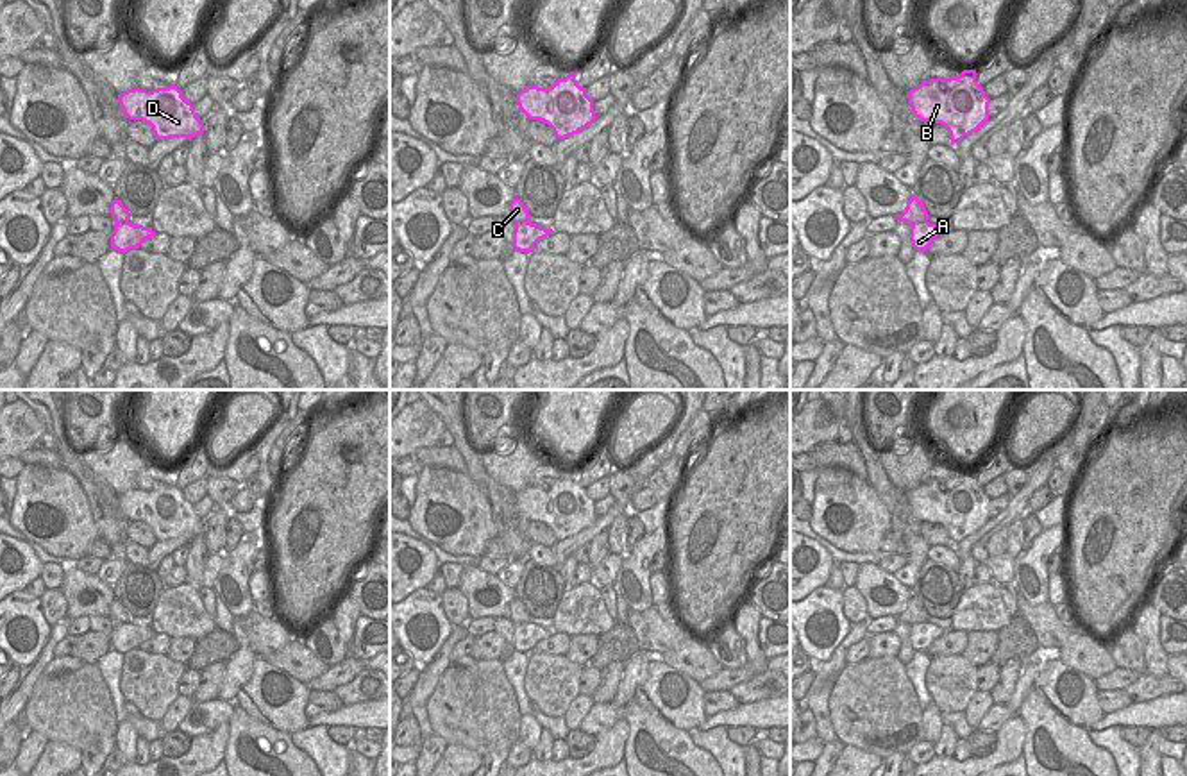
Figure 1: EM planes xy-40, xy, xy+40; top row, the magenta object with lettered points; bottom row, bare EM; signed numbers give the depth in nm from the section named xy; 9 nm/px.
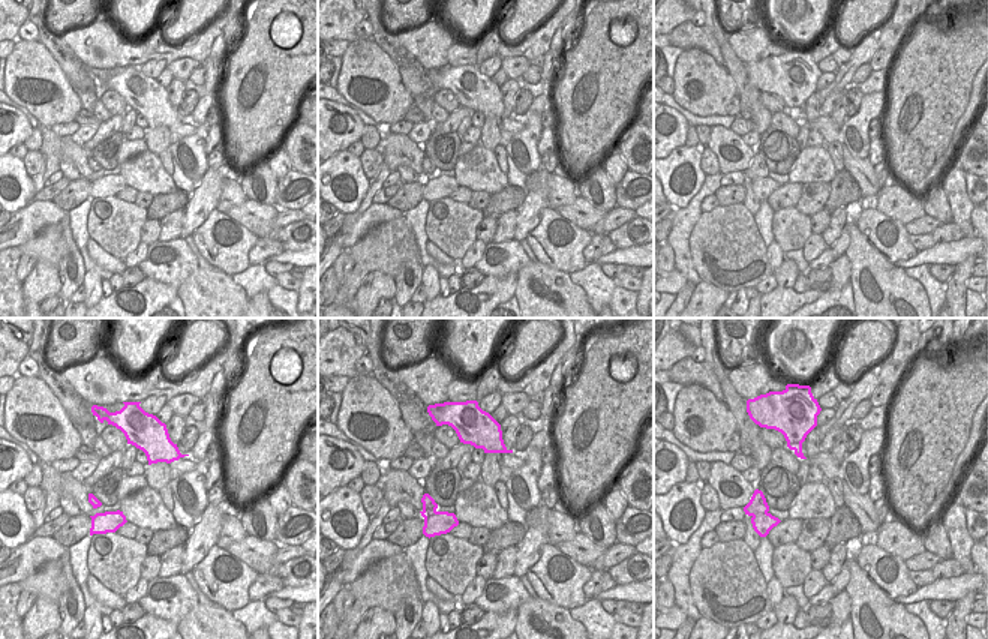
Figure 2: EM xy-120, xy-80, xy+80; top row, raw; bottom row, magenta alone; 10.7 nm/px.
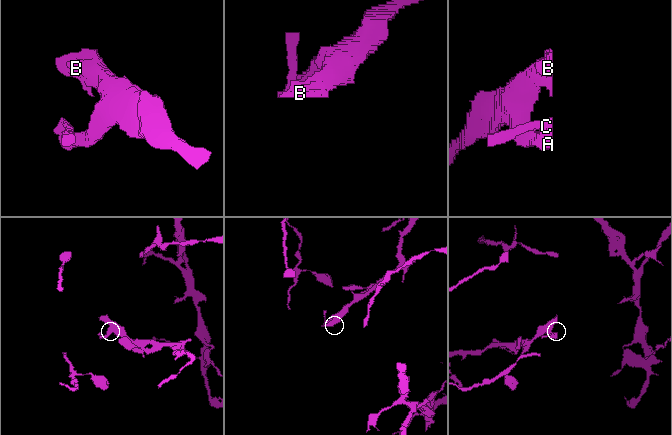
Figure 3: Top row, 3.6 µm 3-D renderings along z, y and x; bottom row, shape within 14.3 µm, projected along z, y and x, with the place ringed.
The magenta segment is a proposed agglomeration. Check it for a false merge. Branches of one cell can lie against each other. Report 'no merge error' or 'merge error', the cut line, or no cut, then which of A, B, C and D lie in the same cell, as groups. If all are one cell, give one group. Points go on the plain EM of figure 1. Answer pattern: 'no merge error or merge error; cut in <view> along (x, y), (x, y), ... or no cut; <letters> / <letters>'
merge error; cut in xy+40 along (926, 621), (910, 624); A B D / C

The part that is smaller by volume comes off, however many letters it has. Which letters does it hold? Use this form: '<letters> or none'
C

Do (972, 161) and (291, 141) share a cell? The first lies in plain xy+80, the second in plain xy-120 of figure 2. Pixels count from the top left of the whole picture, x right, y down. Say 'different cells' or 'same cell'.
same cell

